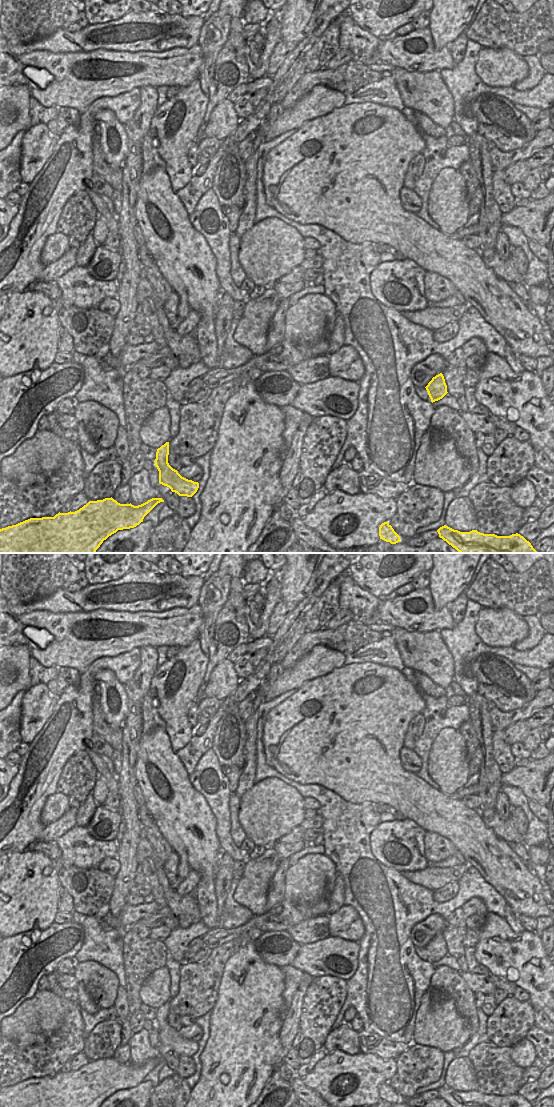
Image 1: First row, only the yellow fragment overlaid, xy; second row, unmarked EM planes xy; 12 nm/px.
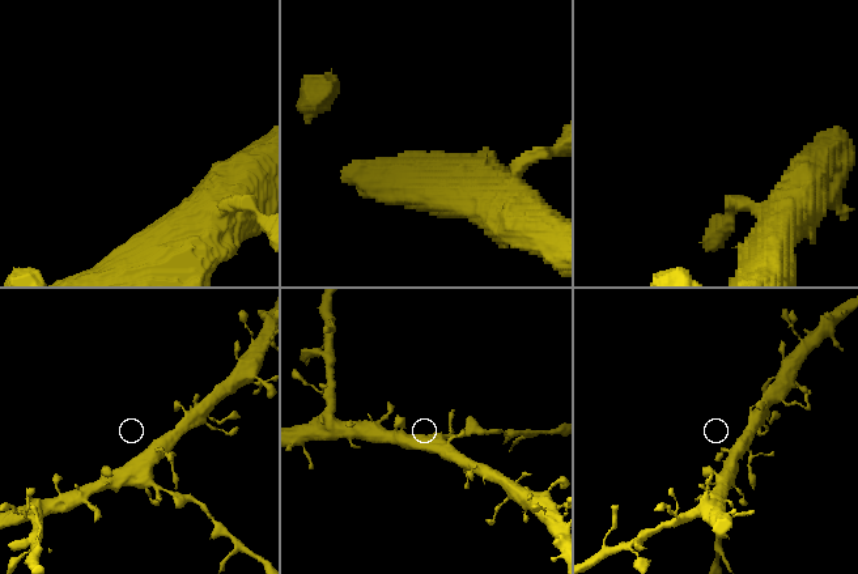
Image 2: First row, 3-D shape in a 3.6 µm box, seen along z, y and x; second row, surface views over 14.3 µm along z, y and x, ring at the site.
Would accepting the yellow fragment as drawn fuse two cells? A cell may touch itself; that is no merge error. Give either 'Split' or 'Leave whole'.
Leave whole.

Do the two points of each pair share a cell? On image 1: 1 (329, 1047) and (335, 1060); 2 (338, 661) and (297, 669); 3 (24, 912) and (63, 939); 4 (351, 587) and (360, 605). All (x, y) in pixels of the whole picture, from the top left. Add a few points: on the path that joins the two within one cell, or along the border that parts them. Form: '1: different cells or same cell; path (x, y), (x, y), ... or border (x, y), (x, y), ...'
1: different cells; border (355, 1053), (334, 1050), (327, 1054)
2: same cell; path (328, 661), (319, 661), (307, 668)
3: different cells; border (54, 922), (45, 929), (29, 929), (25, 932)
4: same cell; path (351, 591), (351, 595), (357, 601)

